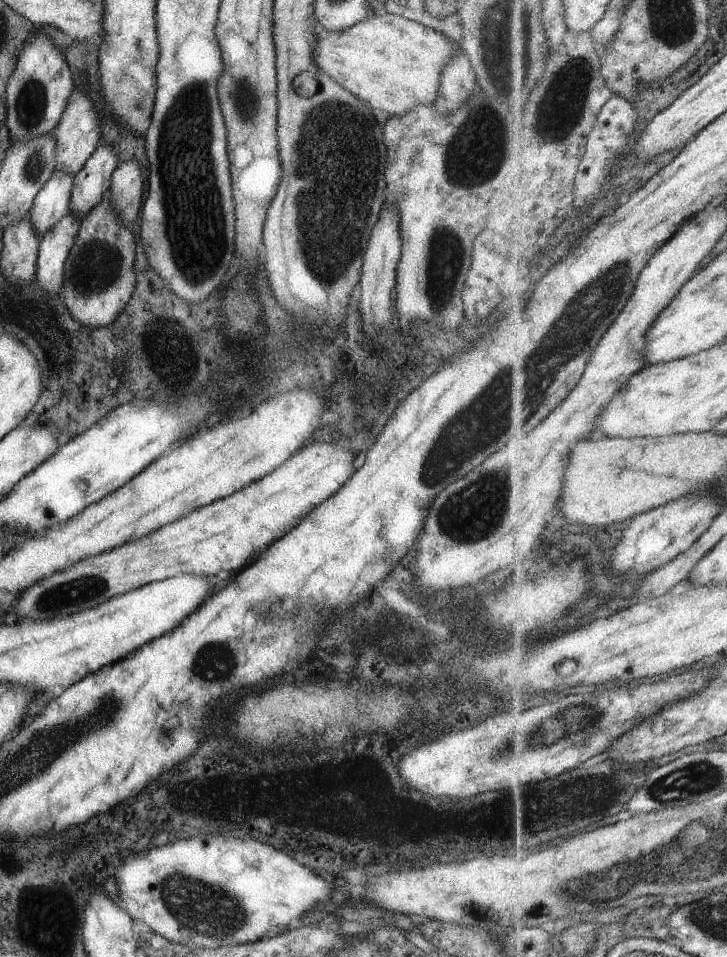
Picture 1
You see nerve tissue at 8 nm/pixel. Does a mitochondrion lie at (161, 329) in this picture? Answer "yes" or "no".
no

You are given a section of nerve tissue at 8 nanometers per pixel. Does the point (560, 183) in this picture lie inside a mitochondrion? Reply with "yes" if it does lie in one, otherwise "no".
no

